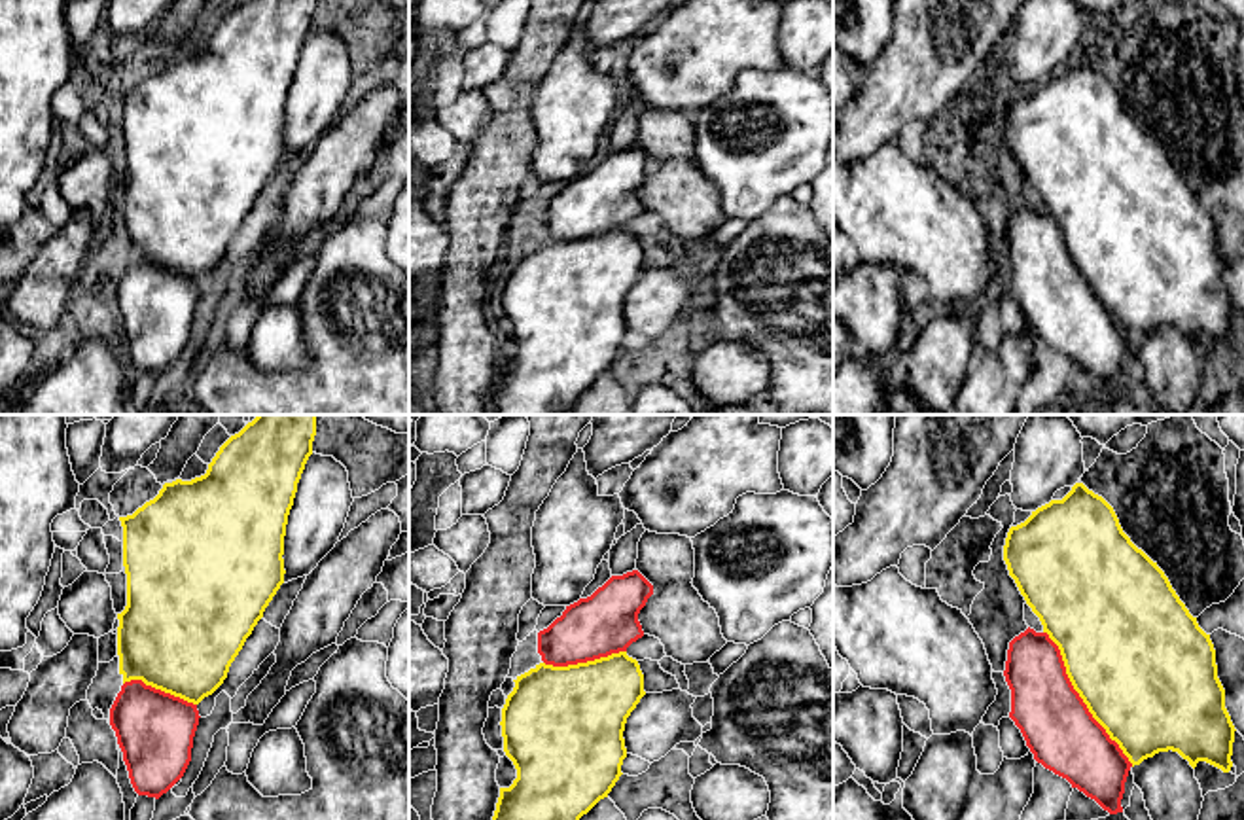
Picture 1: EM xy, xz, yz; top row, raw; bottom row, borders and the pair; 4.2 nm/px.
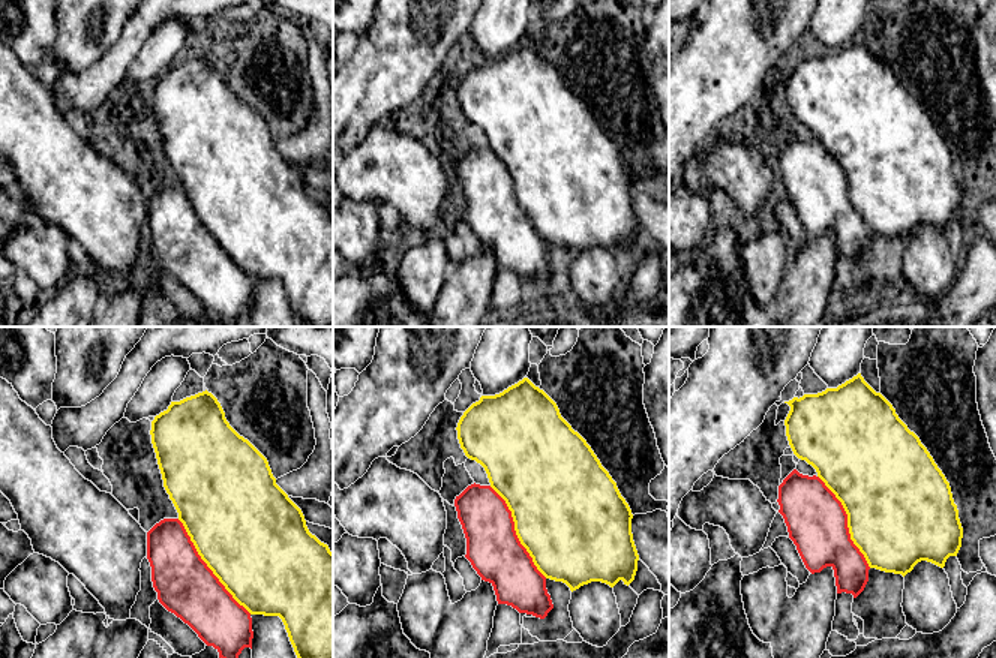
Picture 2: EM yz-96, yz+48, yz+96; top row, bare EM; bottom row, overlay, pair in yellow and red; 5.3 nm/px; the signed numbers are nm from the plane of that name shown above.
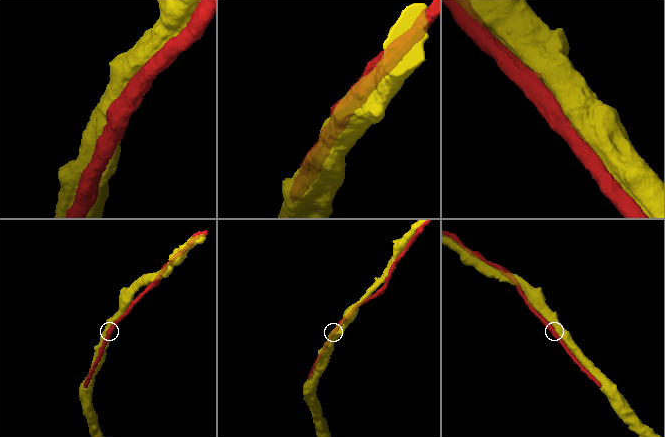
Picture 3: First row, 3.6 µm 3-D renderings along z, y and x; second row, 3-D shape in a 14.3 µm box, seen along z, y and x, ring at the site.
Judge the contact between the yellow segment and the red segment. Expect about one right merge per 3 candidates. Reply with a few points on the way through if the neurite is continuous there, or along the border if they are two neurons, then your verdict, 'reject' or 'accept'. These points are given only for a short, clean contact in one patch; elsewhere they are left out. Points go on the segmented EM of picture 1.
accept

